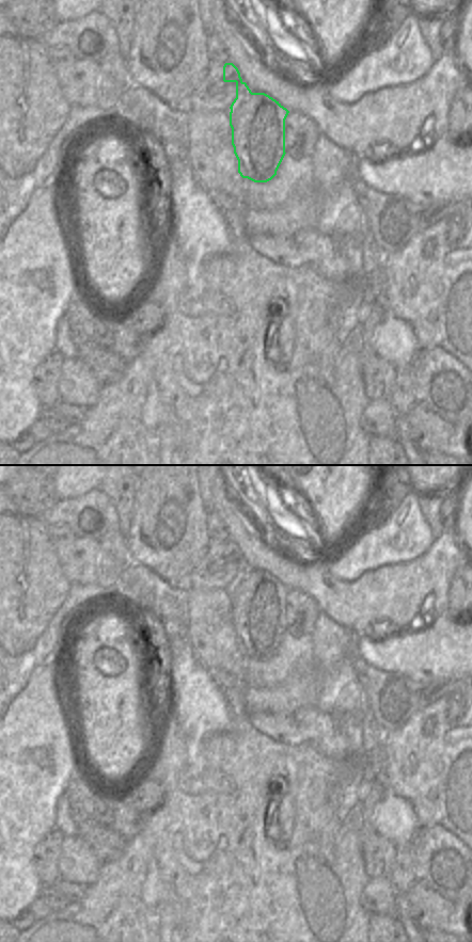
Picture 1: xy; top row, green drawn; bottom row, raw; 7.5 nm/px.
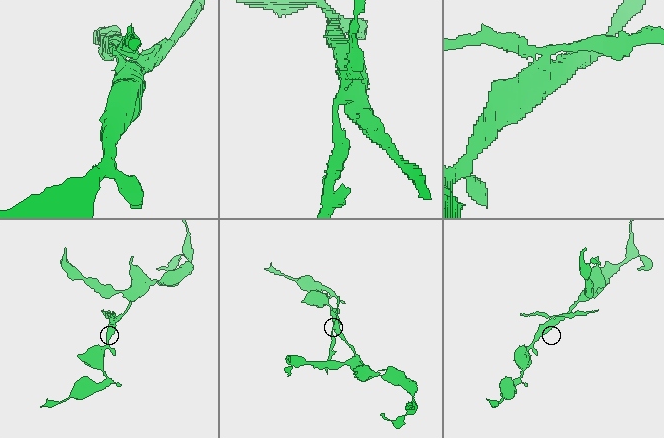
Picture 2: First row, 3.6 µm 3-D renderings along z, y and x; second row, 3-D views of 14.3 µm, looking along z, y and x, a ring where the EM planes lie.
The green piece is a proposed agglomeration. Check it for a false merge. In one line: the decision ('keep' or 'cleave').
cleave

